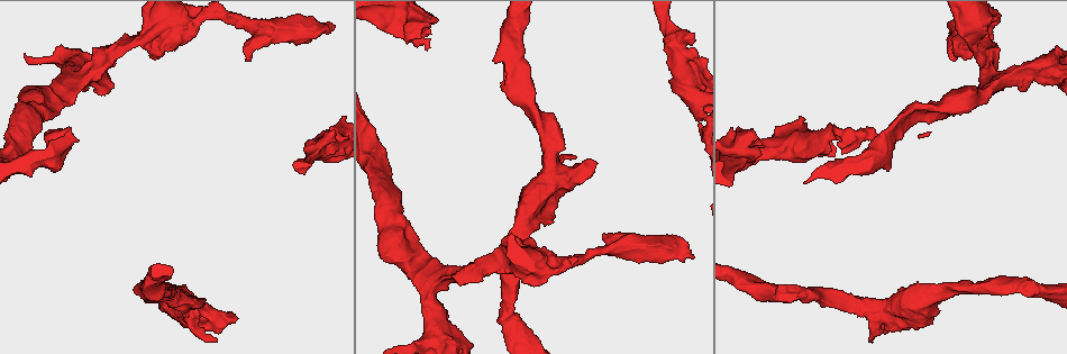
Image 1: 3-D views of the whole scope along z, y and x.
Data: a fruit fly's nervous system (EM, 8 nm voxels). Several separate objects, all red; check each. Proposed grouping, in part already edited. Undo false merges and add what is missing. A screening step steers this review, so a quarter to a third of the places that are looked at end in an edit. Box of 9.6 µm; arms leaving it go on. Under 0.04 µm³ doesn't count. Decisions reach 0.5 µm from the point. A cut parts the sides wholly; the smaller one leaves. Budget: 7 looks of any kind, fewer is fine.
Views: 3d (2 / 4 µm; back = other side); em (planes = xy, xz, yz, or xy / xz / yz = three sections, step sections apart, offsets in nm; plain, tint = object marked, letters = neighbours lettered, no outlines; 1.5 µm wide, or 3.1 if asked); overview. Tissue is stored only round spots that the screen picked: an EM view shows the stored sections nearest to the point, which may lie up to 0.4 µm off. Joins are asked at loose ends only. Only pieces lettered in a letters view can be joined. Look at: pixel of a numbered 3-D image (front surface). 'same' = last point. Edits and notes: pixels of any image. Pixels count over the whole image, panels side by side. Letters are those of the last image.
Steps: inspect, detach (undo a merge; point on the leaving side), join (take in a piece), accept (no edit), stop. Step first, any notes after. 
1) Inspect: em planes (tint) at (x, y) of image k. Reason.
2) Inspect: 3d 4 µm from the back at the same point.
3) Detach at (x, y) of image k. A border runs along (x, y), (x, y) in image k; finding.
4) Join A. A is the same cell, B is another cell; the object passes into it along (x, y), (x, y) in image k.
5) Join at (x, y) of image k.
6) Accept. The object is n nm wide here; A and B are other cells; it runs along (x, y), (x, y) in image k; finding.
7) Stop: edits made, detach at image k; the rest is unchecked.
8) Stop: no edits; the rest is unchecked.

Inspect: em planes (letters) at (332, 24) of image 1. Thick end.

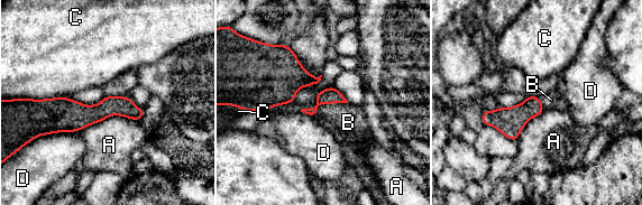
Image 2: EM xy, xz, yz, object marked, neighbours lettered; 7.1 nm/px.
Join B. The longest contact is with A, 440 nm; B is the same cell, A, C and D are other cells; it goes on there.

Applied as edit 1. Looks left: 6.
Inspect: overview. See it whole again.

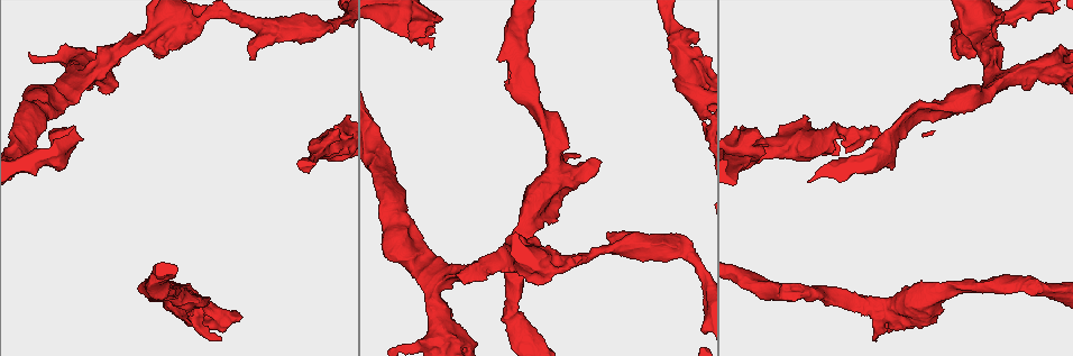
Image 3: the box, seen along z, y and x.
Inspect: em planes (letters) at (75, 102) of image 3. Free end.

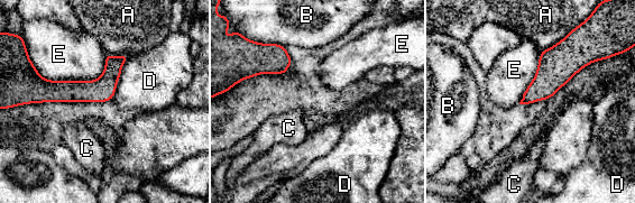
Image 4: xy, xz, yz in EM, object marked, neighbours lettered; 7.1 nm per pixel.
Accept. The longest contact is with E, 550 nm; A, B, C, D and E are other cells; it runs along (123, 57), (93, 91), (35, 92) in image 4; no lettered piece goes on from it.

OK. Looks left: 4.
Inspect: em planes (letters) at (909, 129) of image 3. Touches itself.

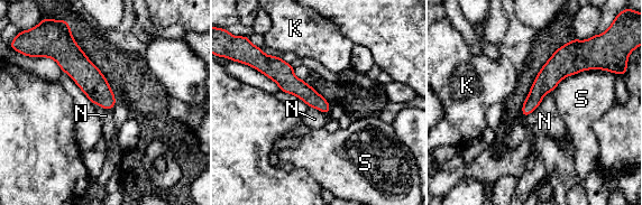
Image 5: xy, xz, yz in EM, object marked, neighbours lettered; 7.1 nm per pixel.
Accept. K, N and S are other cells; it runs along (569, 49), (524, 113) in image 5; all the same neuron.

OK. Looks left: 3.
Stop: edits made, join at image 2; the rest is unchecked.

